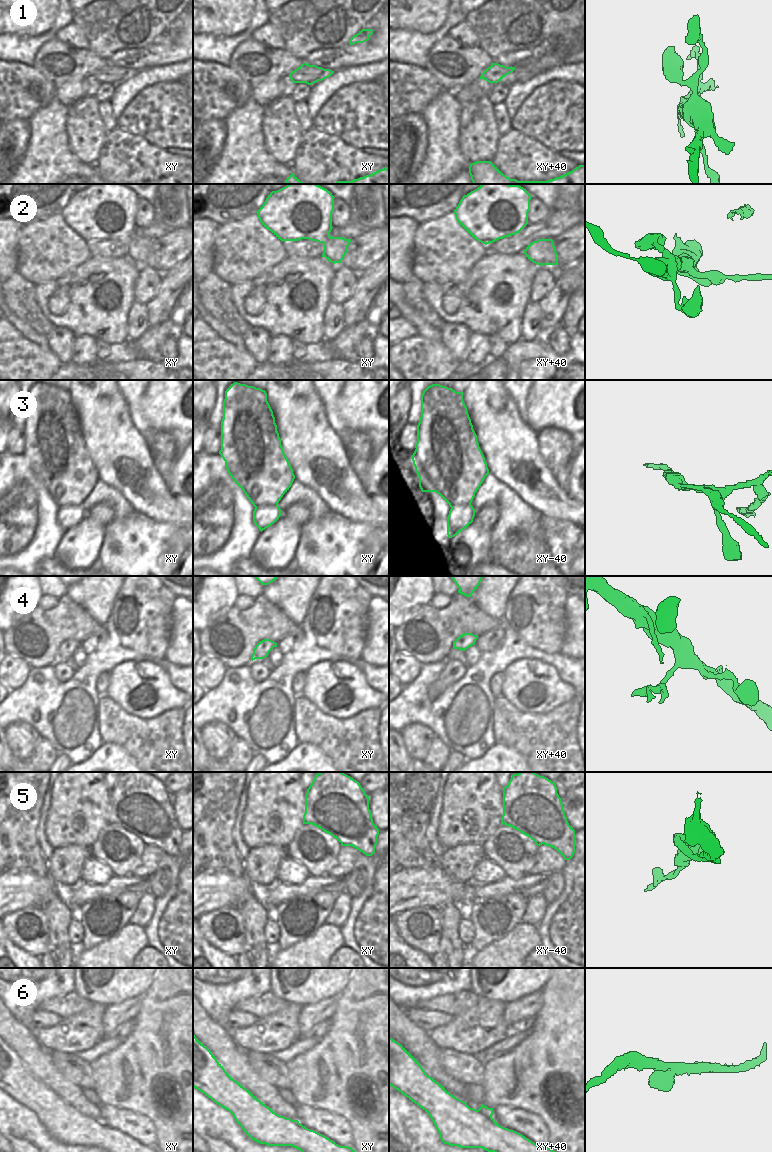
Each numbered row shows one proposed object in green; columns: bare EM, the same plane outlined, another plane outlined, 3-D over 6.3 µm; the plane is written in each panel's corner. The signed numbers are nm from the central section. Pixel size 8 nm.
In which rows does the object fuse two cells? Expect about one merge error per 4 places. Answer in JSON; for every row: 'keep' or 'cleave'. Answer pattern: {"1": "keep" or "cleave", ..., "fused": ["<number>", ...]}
{"1": "keep", "2": "keep", "3": "cleave", "4": "keep", "5": "keep", "6": "keep", "fused": ["3"]}

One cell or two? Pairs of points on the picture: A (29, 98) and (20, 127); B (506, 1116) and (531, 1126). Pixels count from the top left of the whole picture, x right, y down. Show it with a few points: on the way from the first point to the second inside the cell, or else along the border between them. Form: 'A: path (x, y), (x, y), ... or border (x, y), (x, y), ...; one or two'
A: border (28, 120), (14, 119), (10, 121); two
B: path (512, 1118), (525, 1124); one

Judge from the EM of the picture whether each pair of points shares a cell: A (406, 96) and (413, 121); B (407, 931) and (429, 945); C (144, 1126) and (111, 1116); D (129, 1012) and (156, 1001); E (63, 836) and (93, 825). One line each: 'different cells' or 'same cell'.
A: different cells
B: same cell
C: same cell
D: different cells
E: same cell

